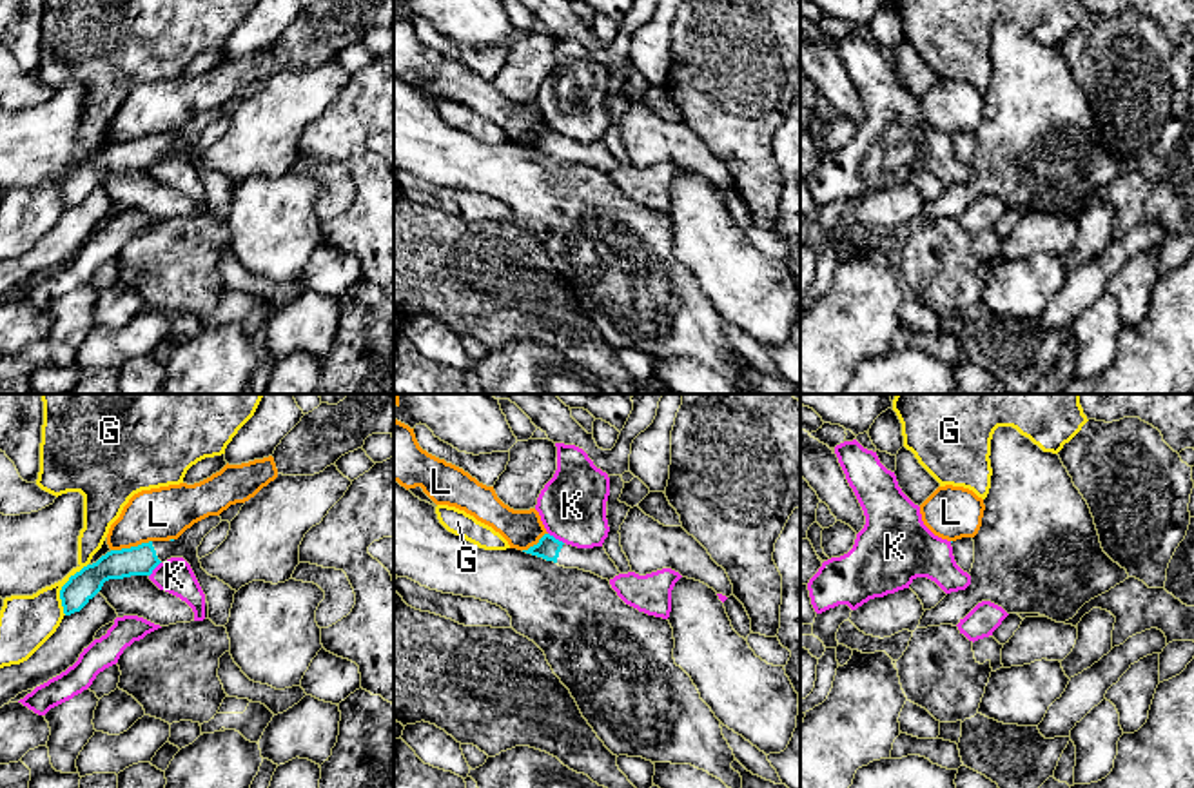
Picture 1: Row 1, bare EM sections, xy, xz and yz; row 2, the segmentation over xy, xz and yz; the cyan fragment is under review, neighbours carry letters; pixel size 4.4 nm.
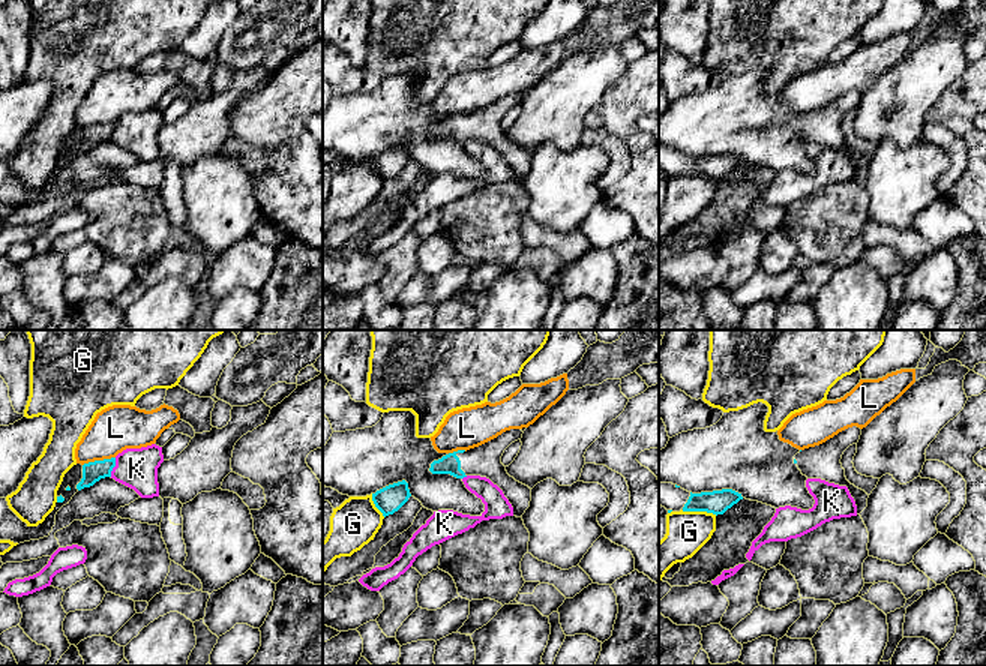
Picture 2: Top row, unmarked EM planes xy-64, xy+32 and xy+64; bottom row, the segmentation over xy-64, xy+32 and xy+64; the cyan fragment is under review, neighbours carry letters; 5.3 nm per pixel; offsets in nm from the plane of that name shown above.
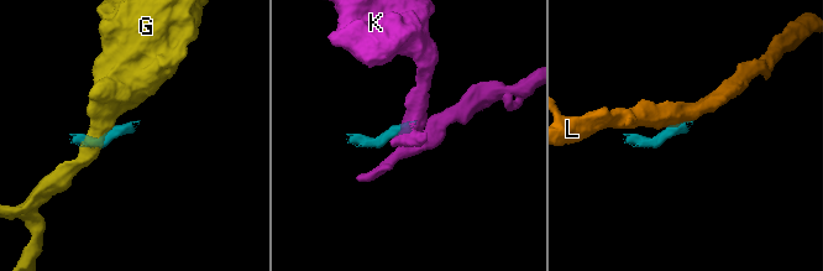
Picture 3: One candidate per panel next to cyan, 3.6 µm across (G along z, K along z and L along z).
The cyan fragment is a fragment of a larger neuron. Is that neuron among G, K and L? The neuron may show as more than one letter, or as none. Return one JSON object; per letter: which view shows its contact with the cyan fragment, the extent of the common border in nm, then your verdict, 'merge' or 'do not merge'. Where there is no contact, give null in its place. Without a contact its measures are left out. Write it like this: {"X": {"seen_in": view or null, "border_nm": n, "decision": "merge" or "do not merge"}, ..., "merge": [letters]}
{"G": {"seen_in": "xy", "border_nm": 260, "decision": "do not merge"}, "K": {"seen_in": "xz", "border_nm": 90, "decision": "do not merge"}, "L": {"seen_in": "xy", "border_nm": 190, "decision": "do not merge"}, "merge": []}

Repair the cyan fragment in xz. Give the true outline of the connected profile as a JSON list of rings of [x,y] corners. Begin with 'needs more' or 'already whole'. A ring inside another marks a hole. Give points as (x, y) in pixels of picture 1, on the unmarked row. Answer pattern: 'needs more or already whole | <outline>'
needs more | [[[544,127],[537,138],[523,145],[553,154],[564,162],[592,165],[608,174],[621,167],[604,140],[577,142],[555,133],[550,127]]]

